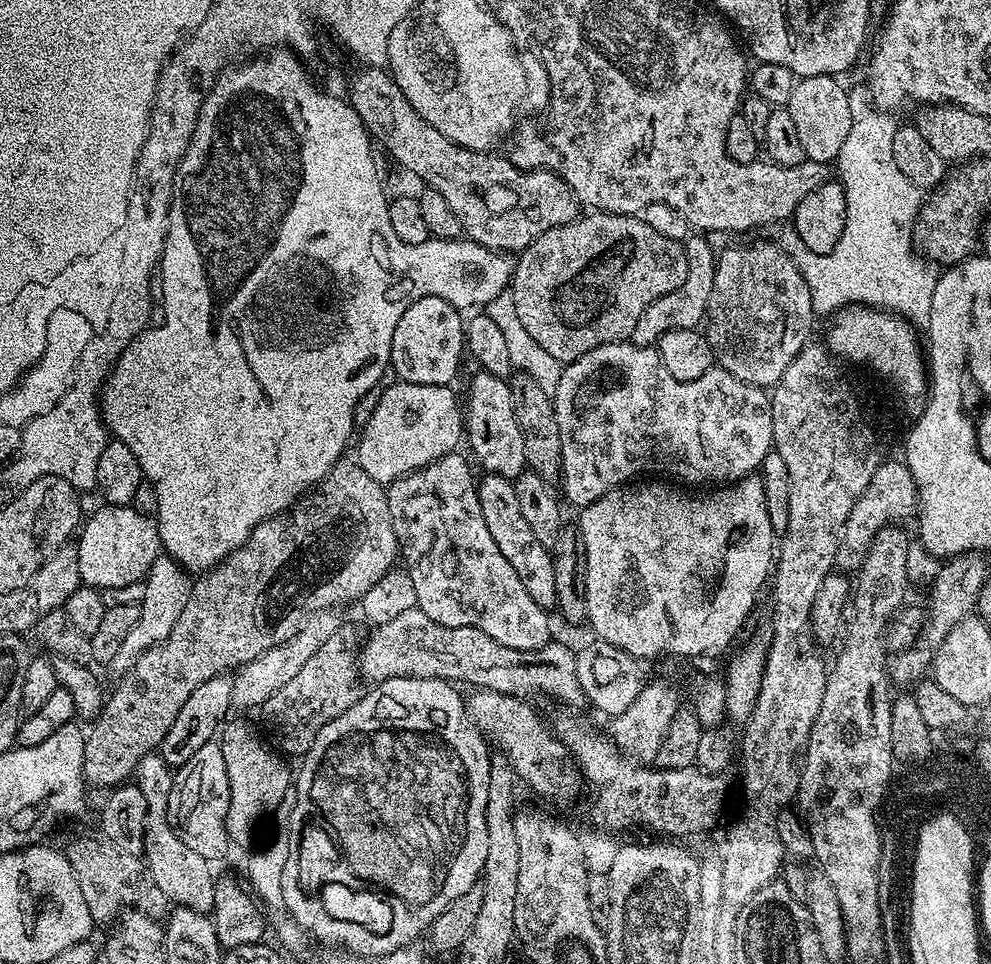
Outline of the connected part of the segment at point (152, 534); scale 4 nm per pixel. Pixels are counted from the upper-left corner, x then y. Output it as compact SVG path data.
M100 506L92 517L83 521L78 532L76 553L78 554L78 570L80 579L85 585L97 590L114 586L130 586L130 582L138 582L148 575L150 566L161 555L162 545L155 523L149 517L138 514L131 506Z

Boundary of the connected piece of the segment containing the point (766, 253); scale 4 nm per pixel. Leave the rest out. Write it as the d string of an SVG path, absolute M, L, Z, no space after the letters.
M779 243L736 244L719 253L714 294L706 317L706 335L714 360L734 378L765 390L782 378L786 366L809 343L812 299L806 278Z

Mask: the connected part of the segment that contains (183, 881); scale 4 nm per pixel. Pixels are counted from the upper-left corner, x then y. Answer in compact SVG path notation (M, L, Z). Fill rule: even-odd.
M158 754L144 756L134 773L134 783L142 790L142 798L146 798L146 814L142 829L142 844L144 840L143 859L148 866L148 873L154 878L158 890L173 905L189 908L195 912L211 913L214 906L214 890L216 880L212 876L213 865L202 858L202 854L194 854L178 838L178 834L168 821L168 799L174 783L173 769Z

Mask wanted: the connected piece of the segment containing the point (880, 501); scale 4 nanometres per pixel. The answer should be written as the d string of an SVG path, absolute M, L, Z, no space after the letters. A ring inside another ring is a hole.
M885 459L874 470L874 478L870 478L870 486L866 486L864 496L850 510L850 518L844 527L844 538L840 541L840 549L836 551L836 568L845 573L855 573L862 566L866 554L870 550L870 542L880 530L889 526L900 526L917 515L920 503L920 491L916 488L914 478L907 464L899 459Z

